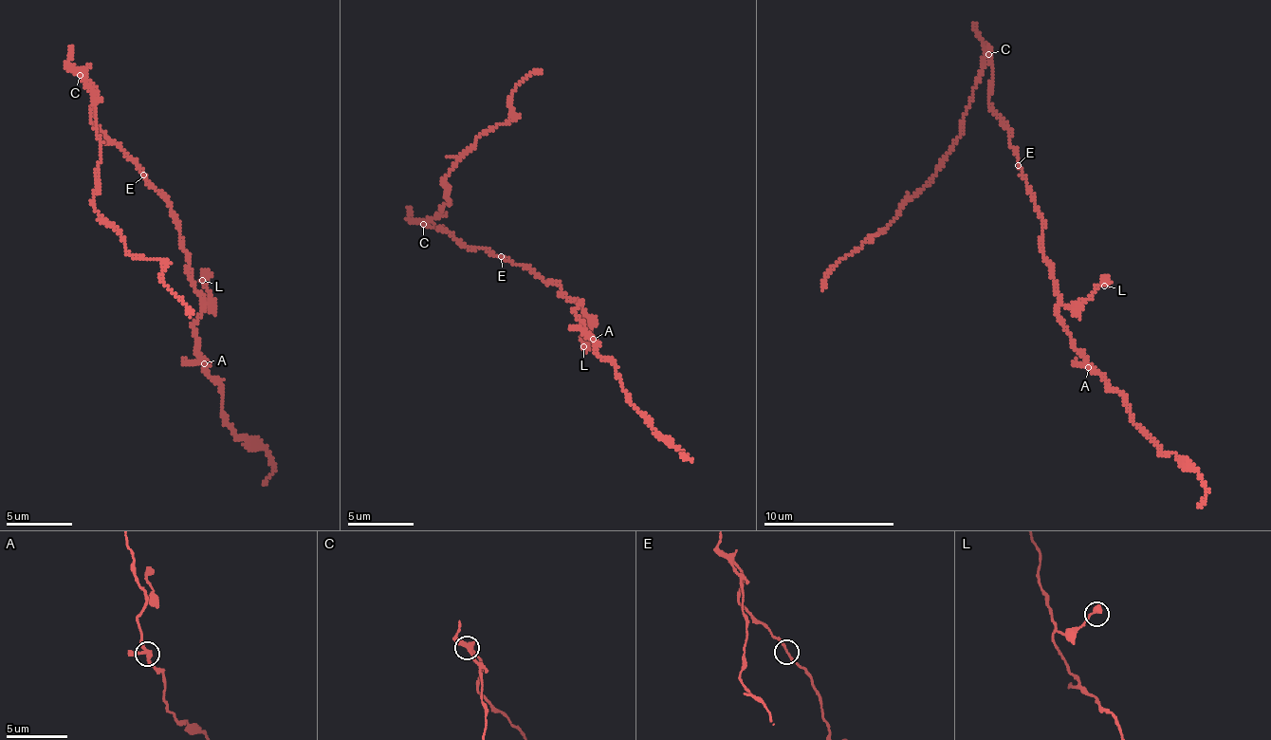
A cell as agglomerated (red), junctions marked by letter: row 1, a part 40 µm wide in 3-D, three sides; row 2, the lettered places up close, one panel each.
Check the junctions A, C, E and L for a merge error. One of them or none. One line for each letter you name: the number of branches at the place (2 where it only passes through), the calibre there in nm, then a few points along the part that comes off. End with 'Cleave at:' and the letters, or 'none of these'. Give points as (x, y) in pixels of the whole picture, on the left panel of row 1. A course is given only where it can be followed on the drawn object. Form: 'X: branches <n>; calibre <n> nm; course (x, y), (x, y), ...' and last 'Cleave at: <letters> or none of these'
C: branches 3; calibre 280 nm; course (81, 74), (95, 104), (101, 155), (95, 208), (133, 255), (160, 260), (164, 286), (190, 317)
Cleave at: C

